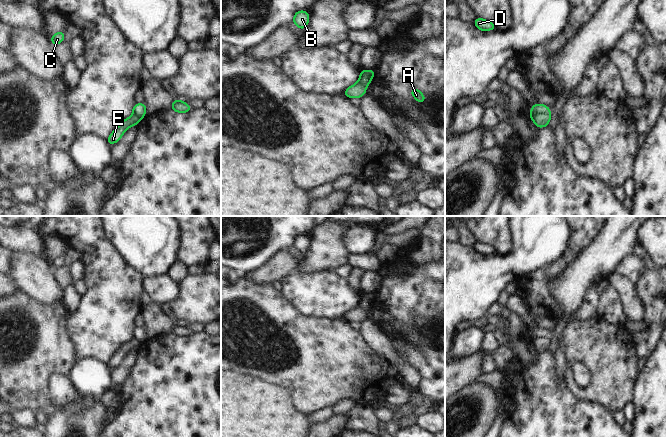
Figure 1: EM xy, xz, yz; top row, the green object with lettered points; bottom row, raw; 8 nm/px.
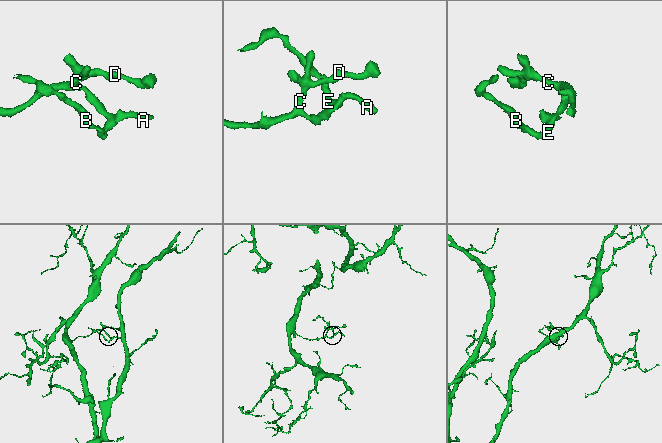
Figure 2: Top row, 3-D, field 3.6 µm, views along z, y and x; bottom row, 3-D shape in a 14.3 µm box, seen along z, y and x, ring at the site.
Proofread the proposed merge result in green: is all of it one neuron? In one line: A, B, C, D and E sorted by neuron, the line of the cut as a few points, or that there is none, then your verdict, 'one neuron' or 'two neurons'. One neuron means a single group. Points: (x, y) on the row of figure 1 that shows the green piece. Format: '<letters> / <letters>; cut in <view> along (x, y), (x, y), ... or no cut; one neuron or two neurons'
A C D / B E; cut in yz along (550, 113), (539, 113), (533, 120); two neurons

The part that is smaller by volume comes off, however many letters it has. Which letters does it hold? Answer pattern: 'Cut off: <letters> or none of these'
Cut off: B, E

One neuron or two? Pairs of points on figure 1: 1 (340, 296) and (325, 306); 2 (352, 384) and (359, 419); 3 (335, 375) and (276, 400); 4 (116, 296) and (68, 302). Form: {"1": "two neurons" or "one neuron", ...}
{"1": "one neuron", "2": "two neurons", "3": "two neurons", "4": "two neurons"}

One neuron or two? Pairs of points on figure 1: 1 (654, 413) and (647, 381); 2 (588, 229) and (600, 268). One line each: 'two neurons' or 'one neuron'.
1: one neuron
2: two neurons

